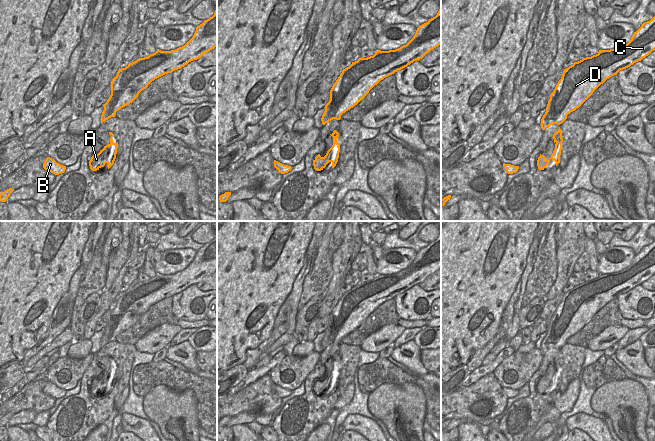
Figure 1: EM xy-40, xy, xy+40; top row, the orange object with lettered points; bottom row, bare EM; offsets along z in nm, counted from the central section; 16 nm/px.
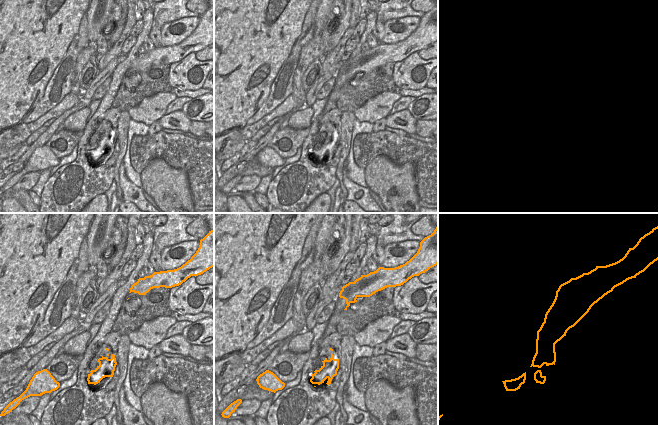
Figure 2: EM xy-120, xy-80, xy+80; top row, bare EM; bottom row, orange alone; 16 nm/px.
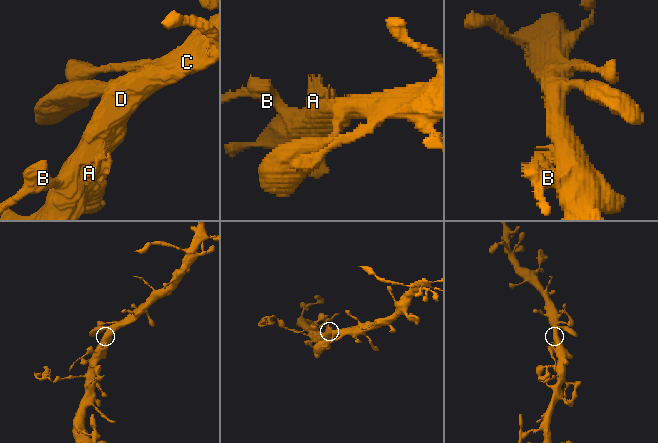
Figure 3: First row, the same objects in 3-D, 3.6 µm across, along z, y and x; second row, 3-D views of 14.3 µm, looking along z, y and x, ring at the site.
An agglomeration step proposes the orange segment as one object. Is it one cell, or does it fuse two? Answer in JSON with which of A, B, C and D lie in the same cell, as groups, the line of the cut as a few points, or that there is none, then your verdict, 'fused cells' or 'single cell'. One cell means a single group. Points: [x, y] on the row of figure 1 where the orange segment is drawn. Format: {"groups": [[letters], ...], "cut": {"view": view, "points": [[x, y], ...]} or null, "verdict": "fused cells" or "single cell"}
{"groups": [["A", "B", "C", "D"]], "cut": null, "verdict": "single cell"}

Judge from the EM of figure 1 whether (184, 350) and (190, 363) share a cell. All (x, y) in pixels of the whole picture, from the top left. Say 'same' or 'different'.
same

